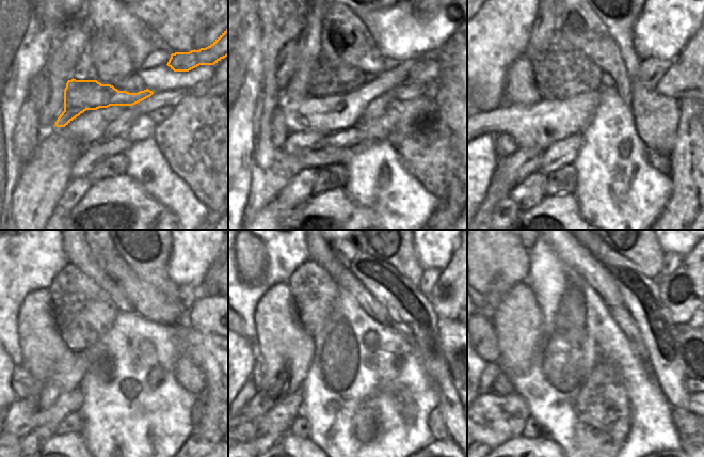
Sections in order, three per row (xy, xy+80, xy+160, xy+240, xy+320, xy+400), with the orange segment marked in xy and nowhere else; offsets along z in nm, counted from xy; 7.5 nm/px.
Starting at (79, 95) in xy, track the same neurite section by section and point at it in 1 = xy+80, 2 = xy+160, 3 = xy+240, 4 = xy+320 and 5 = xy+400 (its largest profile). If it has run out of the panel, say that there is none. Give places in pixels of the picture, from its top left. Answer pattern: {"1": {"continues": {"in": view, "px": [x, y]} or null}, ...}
{"1": {"continues": {"in": "xy+80", "px": [328, 115]}}, "2": {"continues": {"in": "xy+160", "px": [539, 126]}}, "3": {"continues": {"in": "xy+240", "px": [59, 378]}}, "4": {"continues": {"in": "xy+320", "px": [277, 421]}}, "5": {"continues": {"in": "xy+400", "px": [493, 420]}}}

